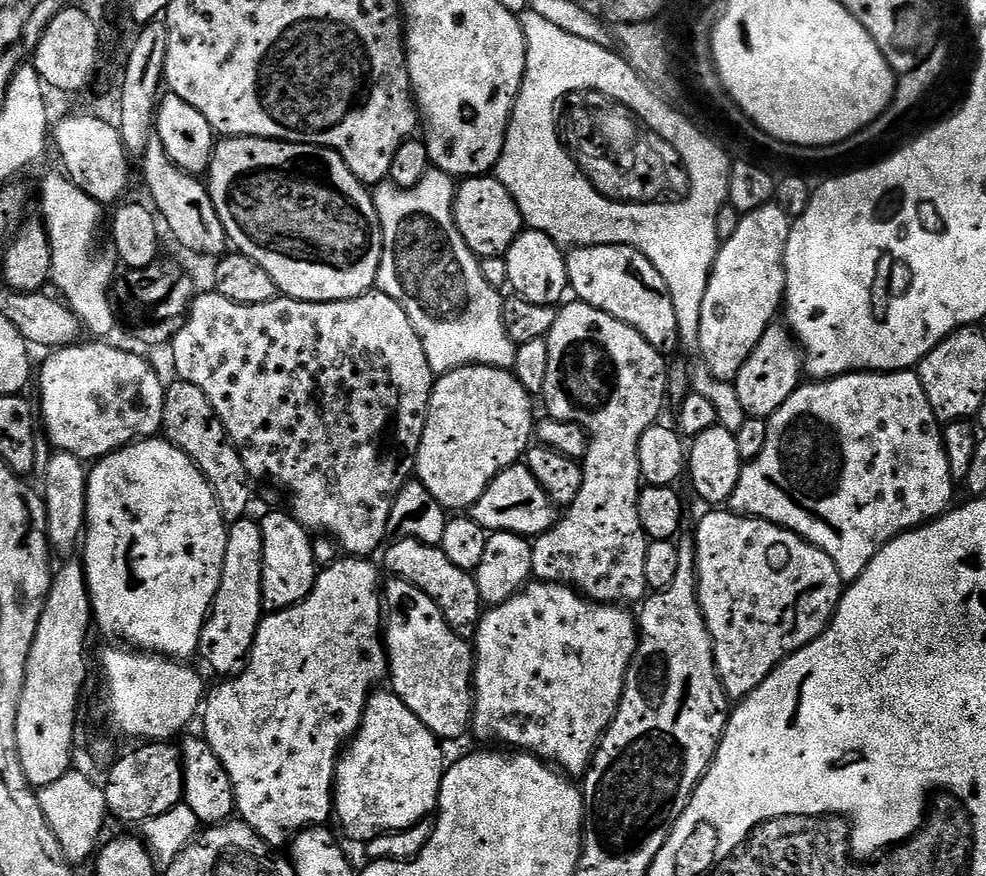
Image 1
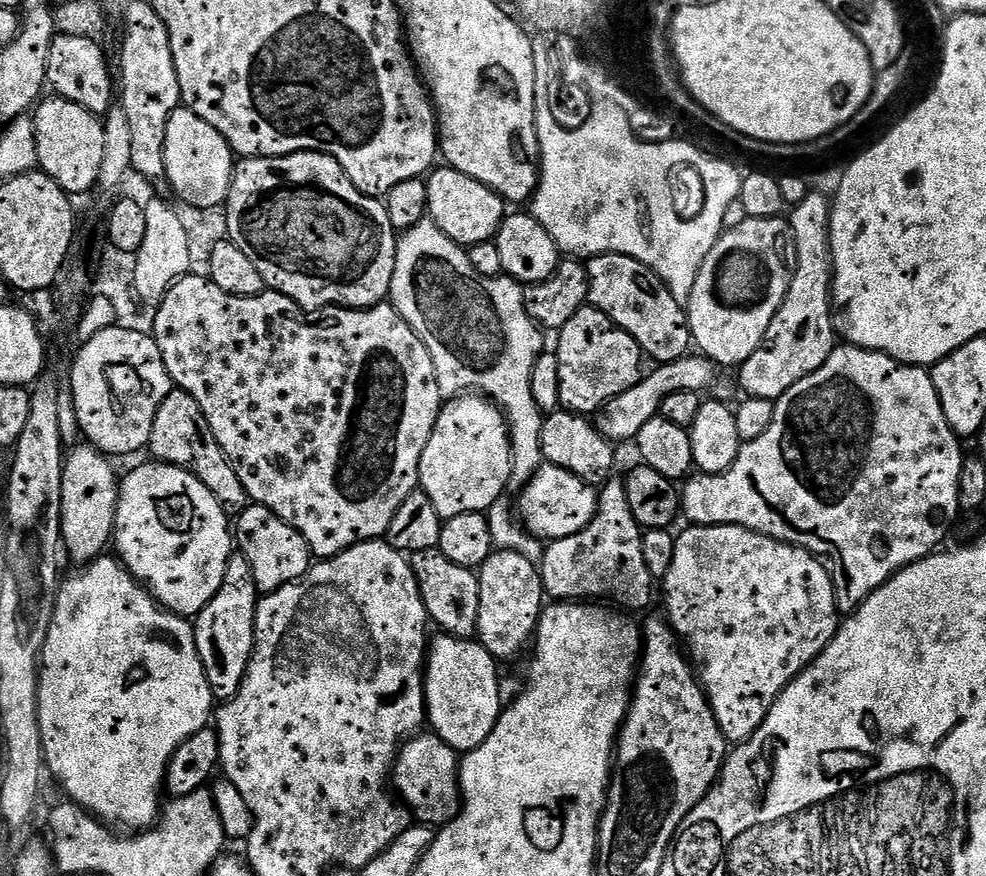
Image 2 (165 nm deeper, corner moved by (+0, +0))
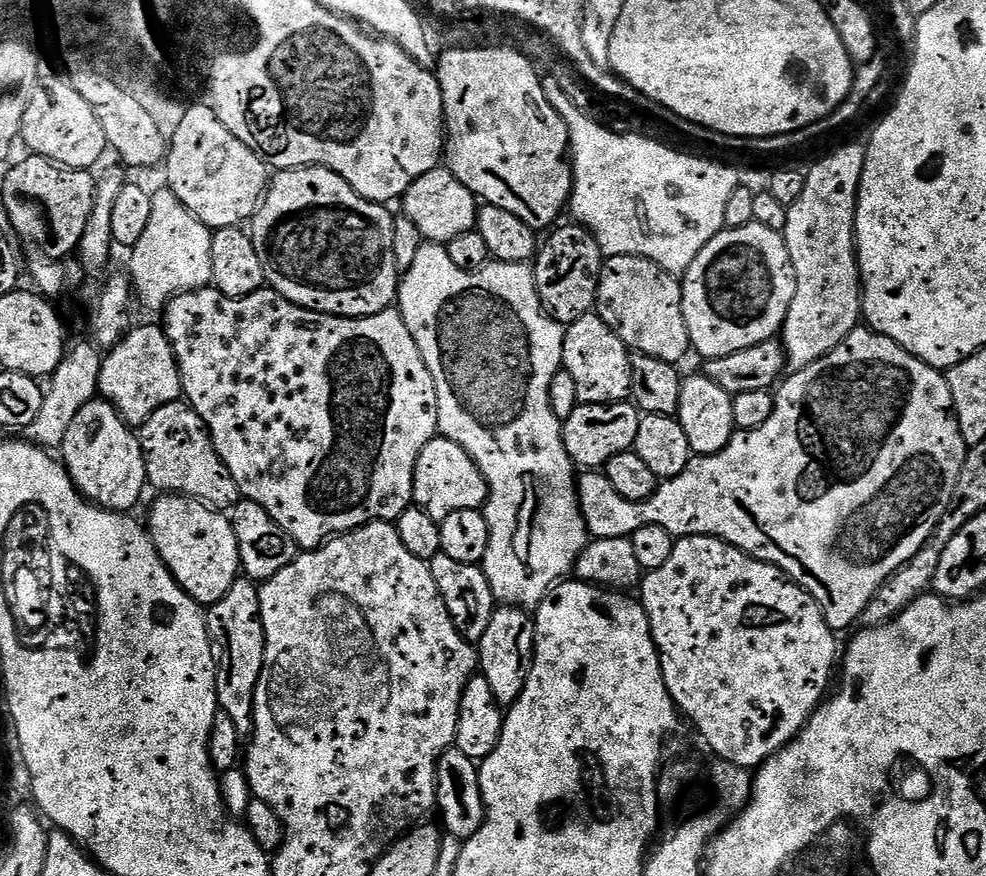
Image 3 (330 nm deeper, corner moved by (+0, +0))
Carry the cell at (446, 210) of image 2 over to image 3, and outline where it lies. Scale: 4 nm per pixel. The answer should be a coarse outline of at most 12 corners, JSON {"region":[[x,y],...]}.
{"region":[[446,166],[404,191],[403,215],[447,246],[476,226],[476,195]]}

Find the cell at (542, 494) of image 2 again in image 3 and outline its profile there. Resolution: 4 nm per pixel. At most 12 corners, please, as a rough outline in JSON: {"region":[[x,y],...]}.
{"region":[[858,326],[766,426],[589,537],[780,568],[833,632],[934,534],[969,445],[945,373]]}

